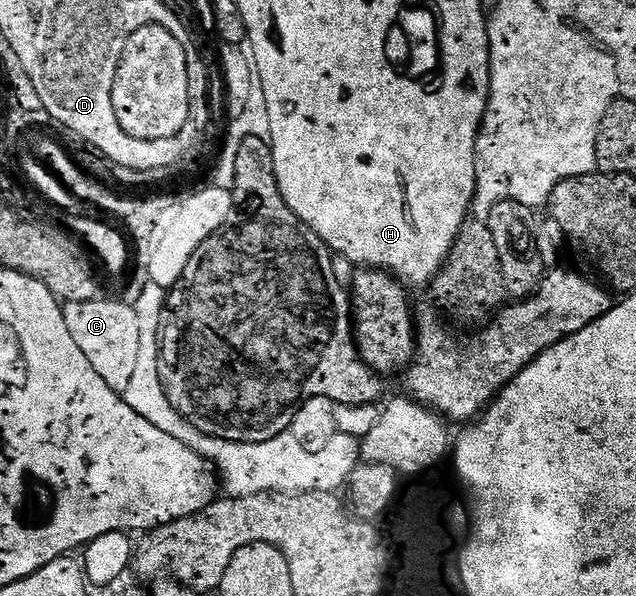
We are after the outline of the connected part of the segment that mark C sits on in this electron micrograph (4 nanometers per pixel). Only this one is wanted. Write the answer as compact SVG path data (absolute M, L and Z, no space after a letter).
M73 301L63 302L66 327L70 327L70 335L74 343L82 350L82 355L90 359L90 367L106 379L106 387L123 395L126 387L130 387L130 379L138 364L138 315L135 304L124 301Z

